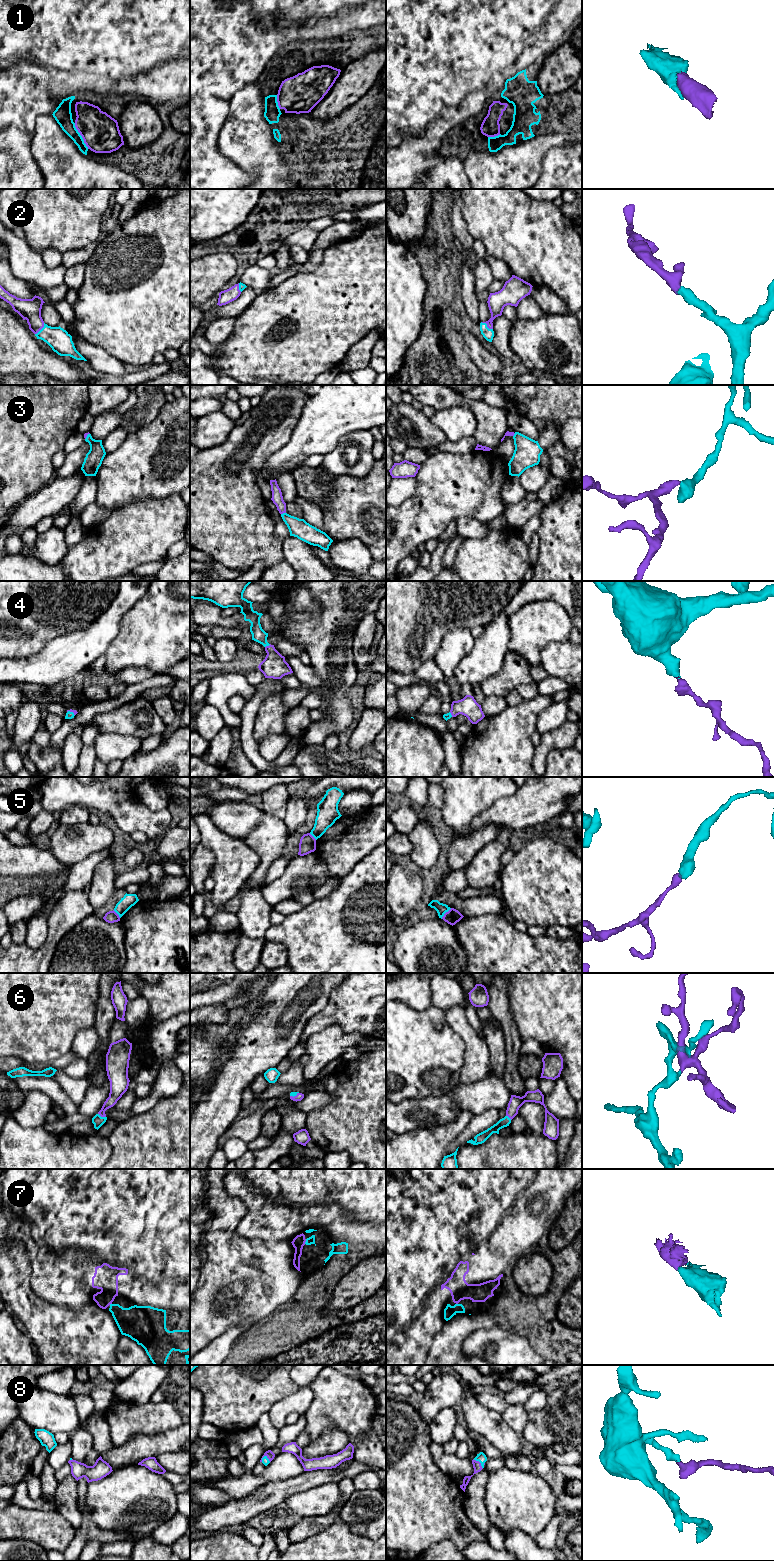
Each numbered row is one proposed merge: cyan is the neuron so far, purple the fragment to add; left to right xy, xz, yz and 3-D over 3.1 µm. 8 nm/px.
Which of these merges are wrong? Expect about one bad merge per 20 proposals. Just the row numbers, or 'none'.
5

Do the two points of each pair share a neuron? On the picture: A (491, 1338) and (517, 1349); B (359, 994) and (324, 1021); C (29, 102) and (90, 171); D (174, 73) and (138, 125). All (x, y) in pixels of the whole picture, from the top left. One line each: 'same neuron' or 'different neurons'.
A: same neuron
B: same neuron
C: different neurons
D: different neurons

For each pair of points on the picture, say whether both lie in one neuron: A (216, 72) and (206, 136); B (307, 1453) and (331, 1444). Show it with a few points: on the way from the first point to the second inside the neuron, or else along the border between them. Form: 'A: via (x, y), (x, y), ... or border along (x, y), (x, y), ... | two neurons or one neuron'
A: border along (200, 98), (215, 96), (227, 101) | two neurons
B: via (313, 1450), (325, 1445) | one neuron

